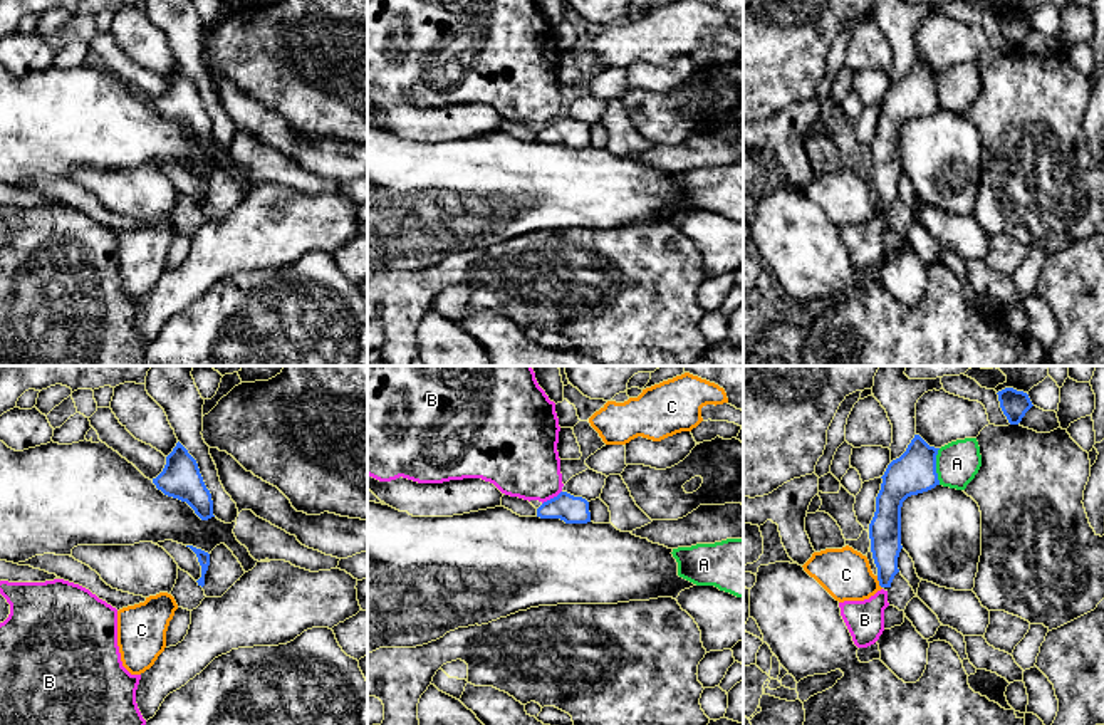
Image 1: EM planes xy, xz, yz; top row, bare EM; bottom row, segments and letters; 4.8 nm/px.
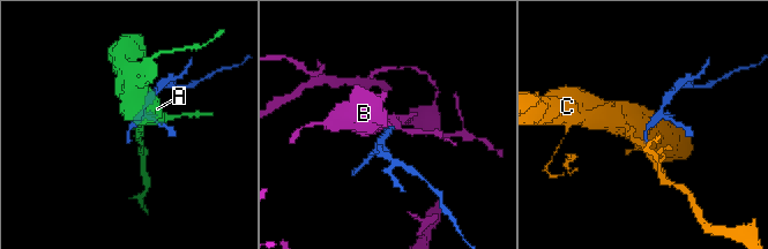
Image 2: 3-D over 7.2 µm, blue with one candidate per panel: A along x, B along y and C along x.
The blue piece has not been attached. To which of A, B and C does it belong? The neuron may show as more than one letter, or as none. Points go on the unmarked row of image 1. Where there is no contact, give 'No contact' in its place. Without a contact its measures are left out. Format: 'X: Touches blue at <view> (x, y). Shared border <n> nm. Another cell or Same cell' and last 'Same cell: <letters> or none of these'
A: Touches blue at yz (935, 91). Shared border 180 nm. Another cell
B: Touches blue at xz (551, 123). Shared border 120 nm. Same cell
C: Touches blue at yz (880, 207). Shared border 70 nm. Another cell
Same cell: B

